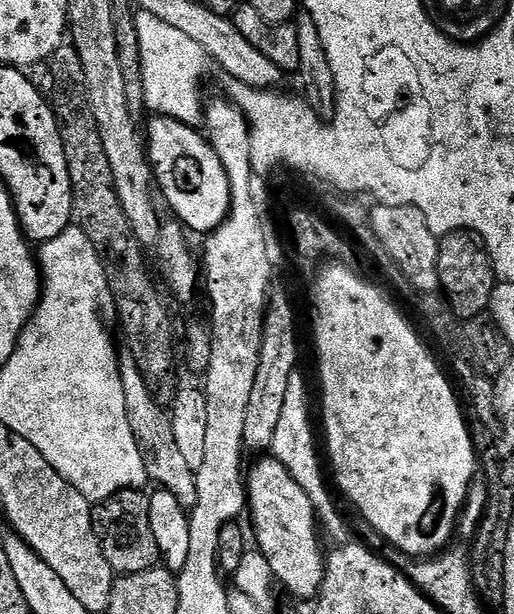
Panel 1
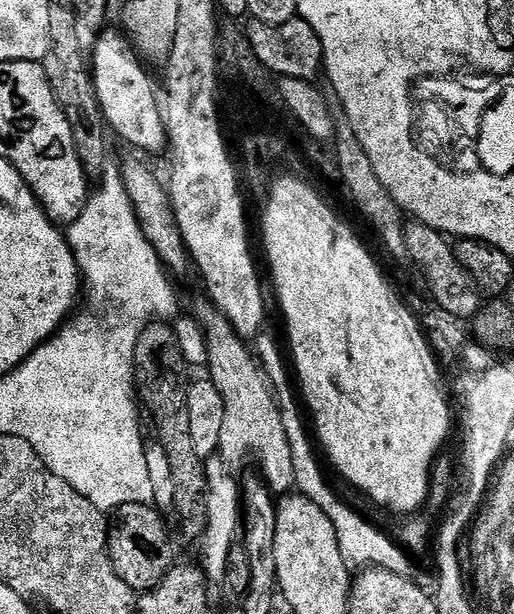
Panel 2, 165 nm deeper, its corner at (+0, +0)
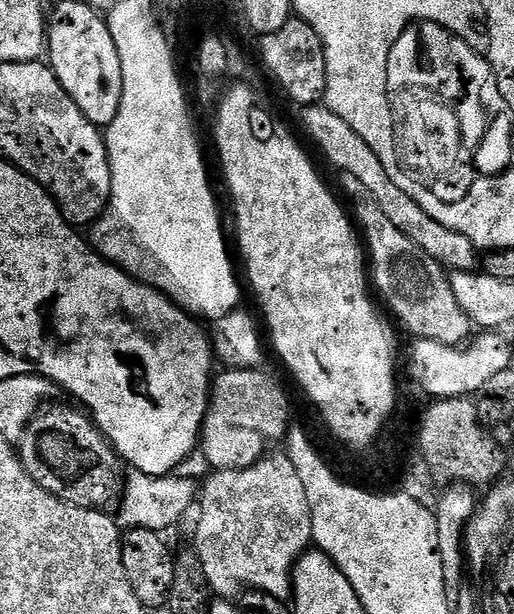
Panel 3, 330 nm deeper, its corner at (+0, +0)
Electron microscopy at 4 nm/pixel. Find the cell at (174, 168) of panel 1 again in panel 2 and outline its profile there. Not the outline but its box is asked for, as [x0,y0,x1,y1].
[91,31,168,153]

